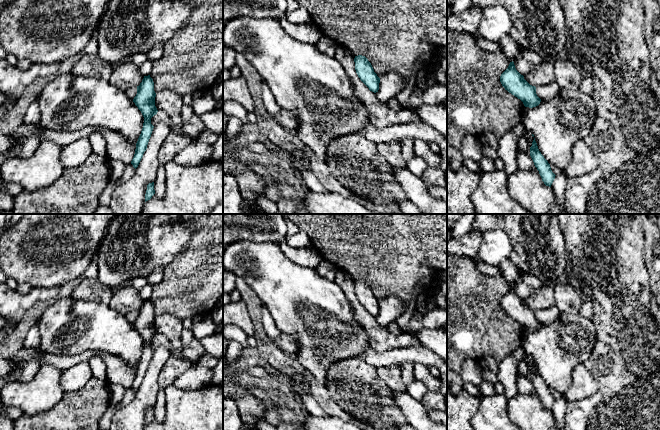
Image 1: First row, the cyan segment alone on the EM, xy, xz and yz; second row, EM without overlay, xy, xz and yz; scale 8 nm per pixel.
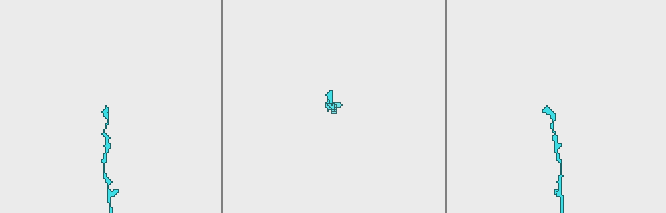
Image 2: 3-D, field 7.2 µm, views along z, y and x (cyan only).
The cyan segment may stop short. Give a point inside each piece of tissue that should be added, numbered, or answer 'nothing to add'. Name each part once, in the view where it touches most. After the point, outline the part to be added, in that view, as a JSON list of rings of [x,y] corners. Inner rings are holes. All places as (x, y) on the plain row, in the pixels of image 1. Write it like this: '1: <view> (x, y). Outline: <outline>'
nothing to add

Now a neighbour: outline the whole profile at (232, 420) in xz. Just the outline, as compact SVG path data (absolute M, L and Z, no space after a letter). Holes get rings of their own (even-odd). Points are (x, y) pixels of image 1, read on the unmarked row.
M223 397L223 430L243 430L243 423L234 400Z

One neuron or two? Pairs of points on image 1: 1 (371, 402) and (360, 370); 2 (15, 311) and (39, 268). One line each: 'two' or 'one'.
1: one
2: two

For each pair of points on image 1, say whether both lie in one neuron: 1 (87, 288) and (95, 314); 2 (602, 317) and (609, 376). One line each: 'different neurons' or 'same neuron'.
1: different neurons
2: same neuron

